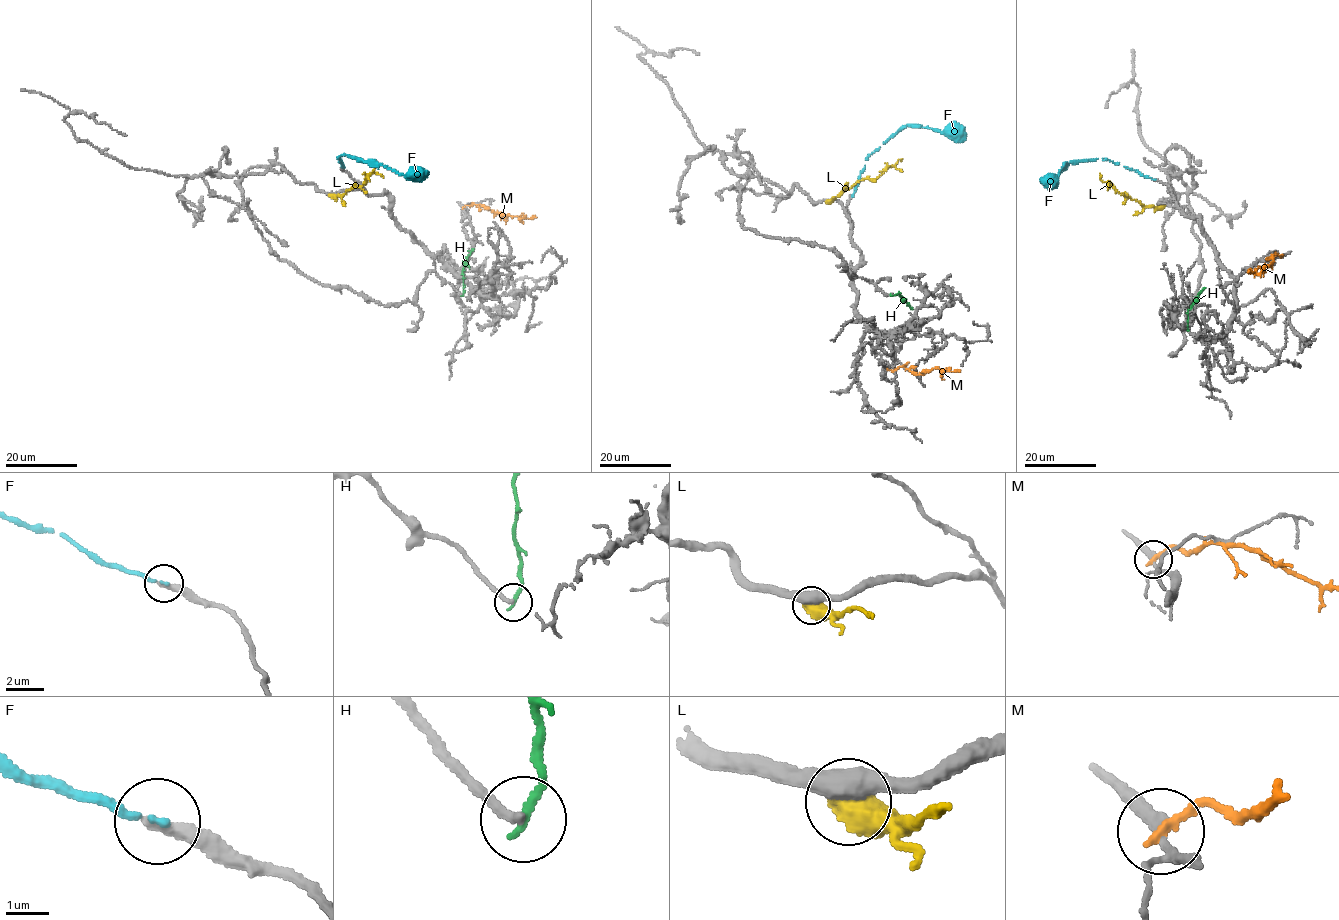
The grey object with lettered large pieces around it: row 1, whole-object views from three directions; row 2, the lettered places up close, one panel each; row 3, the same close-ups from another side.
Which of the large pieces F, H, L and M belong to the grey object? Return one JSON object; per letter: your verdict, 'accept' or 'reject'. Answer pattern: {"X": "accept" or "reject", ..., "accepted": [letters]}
{"F": "reject", "H": "reject", "L": "reject", "M": "reject", "accepted": []}

